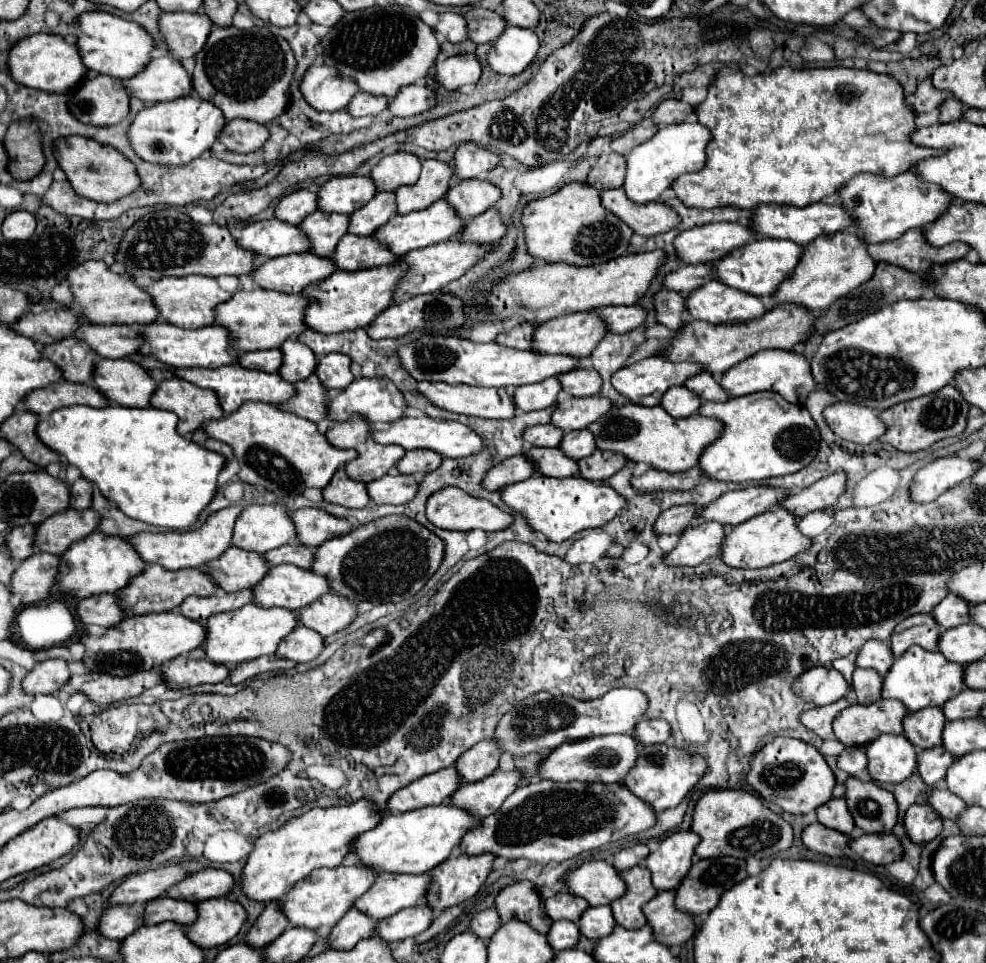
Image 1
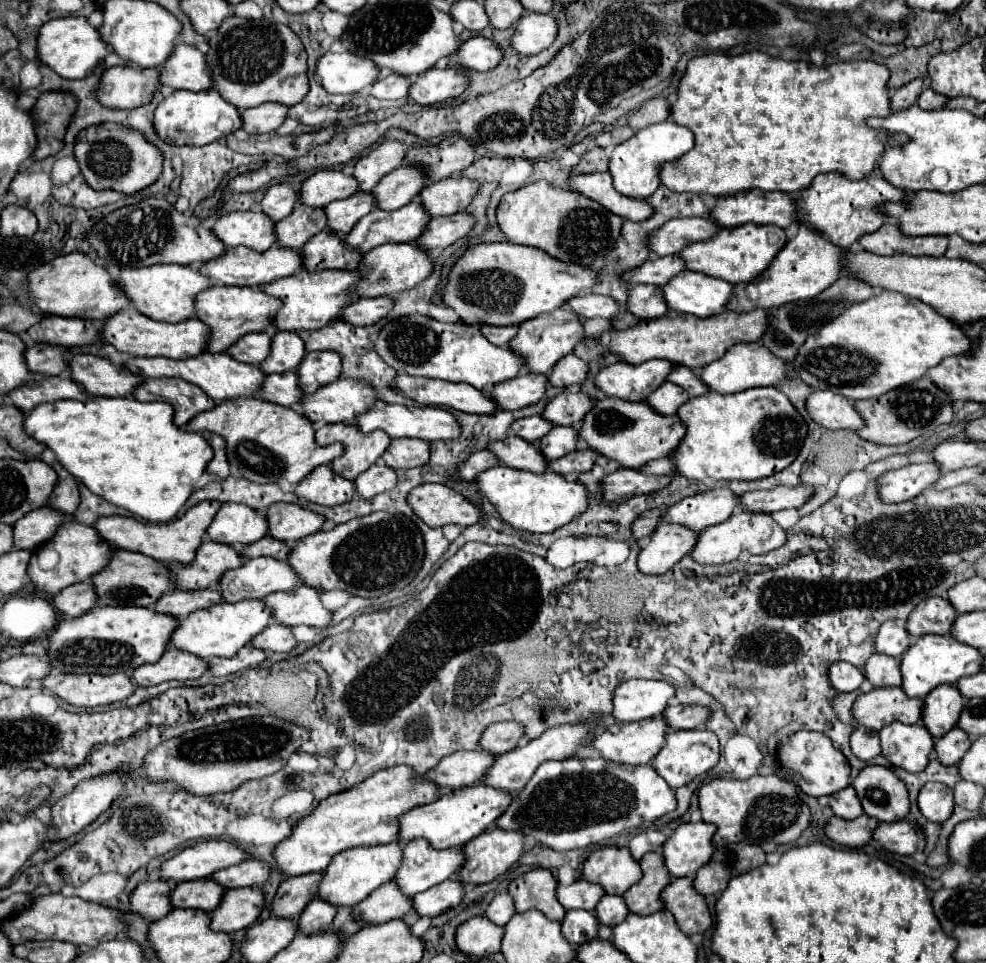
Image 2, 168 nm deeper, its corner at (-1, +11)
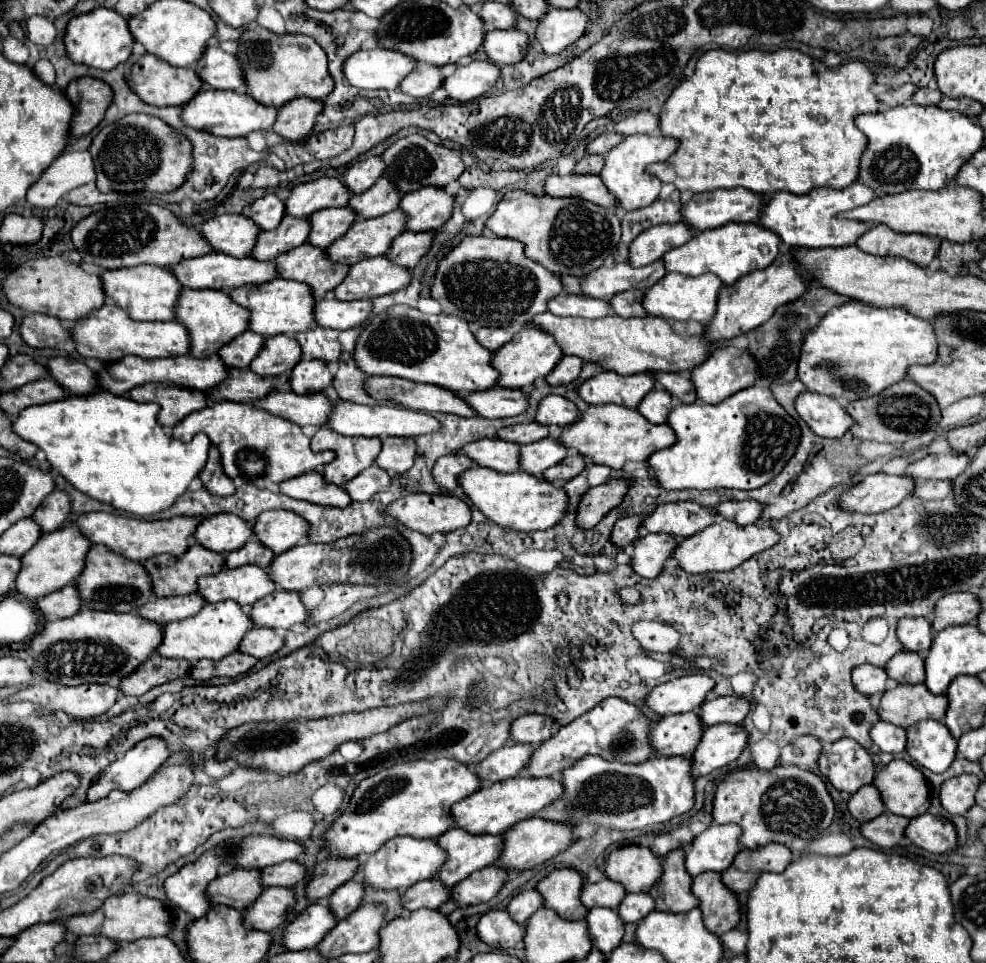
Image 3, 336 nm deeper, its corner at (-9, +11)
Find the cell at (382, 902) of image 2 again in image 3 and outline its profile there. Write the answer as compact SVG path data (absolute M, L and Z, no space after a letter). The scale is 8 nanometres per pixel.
M421 880L411 888L407 888L407 892L401 898L405 912L415 912L419 908L437 910L447 900L449 900L449 888L437 884L437 880Z

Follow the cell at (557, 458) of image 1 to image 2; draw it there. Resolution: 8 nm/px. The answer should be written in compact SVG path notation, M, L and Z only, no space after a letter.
M511 432L507 434L505 440L489 444L487 450L493 452L497 456L499 464L503 464L507 468L527 470L527 472L535 472L535 474L541 474L547 470L547 460L545 460L545 456L541 456L537 446L525 442L523 438L511 434Z

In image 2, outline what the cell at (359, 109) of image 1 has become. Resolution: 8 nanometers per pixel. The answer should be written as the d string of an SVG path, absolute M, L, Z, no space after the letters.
M385 72L385 74L381 74L379 82L375 86L371 86L369 94L375 96L375 98L399 100L399 98L407 98L409 96L411 84L413 82L407 76L399 76L395 72Z

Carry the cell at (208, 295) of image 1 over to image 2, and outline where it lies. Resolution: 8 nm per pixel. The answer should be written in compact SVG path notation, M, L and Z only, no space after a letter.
M163 264L163 266L123 270L121 276L117 278L117 286L131 300L131 306L135 306L135 310L145 314L147 318L159 322L183 322L193 316L195 296L201 290L209 288L209 278L187 266Z

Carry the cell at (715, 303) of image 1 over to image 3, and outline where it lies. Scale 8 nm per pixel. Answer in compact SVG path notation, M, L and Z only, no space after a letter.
M669 272L667 276L663 276L663 280L659 280L659 284L651 286L645 292L643 306L649 316L661 316L661 318L671 318L671 320L697 320L701 324L707 324L715 316L721 286L723 282L711 274L683 276L683 274Z

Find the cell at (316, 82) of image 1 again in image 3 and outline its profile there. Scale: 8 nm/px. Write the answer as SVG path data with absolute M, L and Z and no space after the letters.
M383 48L355 52L343 62L347 82L363 90L395 90L411 68L415 62L409 56Z

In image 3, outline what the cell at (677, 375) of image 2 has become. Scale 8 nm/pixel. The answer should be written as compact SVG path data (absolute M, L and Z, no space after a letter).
M655 372L655 380L657 380L657 386L671 392L683 404L691 404L691 402L697 400L695 386L693 386L691 378L687 378L685 374L679 374L679 372Z

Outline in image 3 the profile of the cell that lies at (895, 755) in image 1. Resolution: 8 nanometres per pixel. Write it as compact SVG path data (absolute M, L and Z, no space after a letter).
M919 720L907 728L907 748L905 750L919 766L923 766L935 774L941 774L949 768L949 764L957 756L957 740L947 732L947 728L943 728L943 722Z

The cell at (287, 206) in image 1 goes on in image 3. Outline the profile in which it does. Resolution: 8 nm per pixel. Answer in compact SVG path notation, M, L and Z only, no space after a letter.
M265 194L251 204L249 214L263 230L273 230L285 216L285 202L277 194Z

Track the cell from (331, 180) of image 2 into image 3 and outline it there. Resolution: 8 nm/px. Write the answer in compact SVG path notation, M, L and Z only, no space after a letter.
M317 178L313 182L297 184L291 192L291 196L285 202L287 214L291 216L311 216L313 212L319 212L323 208L331 206L347 206L351 198L349 188L339 178Z

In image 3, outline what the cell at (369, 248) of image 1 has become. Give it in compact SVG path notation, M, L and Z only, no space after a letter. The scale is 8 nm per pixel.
M309 242L297 246L291 252L285 252L283 256L277 256L275 262L279 276L311 284L319 300L337 284L341 284L349 272L349 264L333 262L327 250L317 248Z

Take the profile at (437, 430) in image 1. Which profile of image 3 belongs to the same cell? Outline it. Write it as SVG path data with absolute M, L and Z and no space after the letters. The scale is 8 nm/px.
M339 402L339 408L335 408L335 416L331 416L331 424L327 424L335 432L343 436L367 436L367 438L387 438L387 436L421 436L429 432L437 432L441 428L439 420L435 420L431 414L399 408L399 406L363 406L353 402Z

